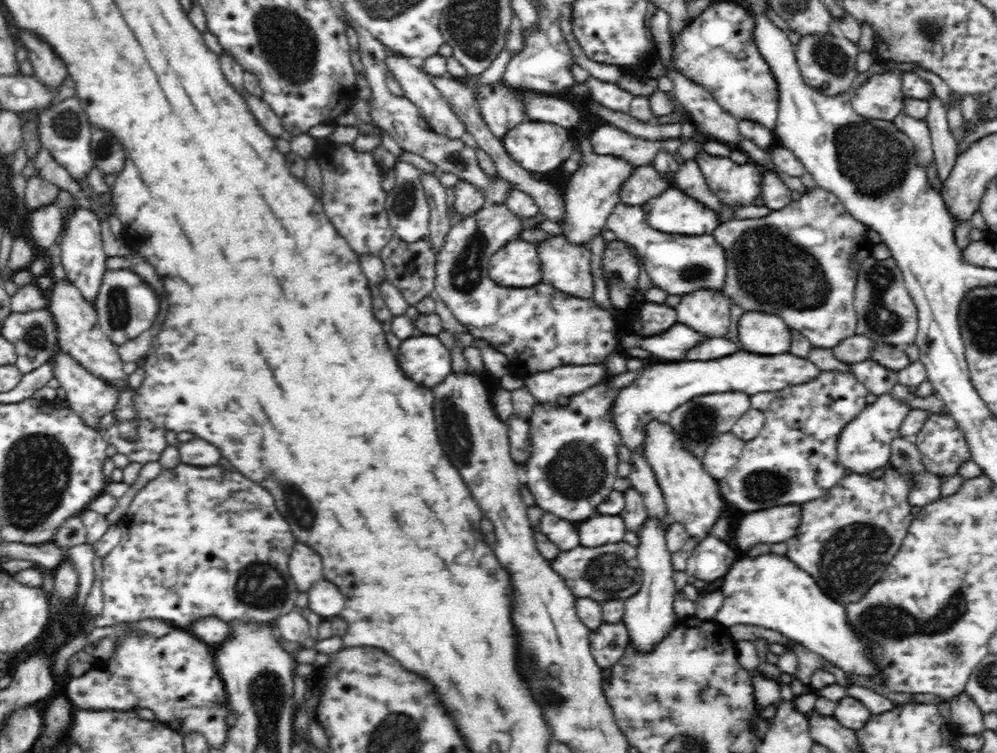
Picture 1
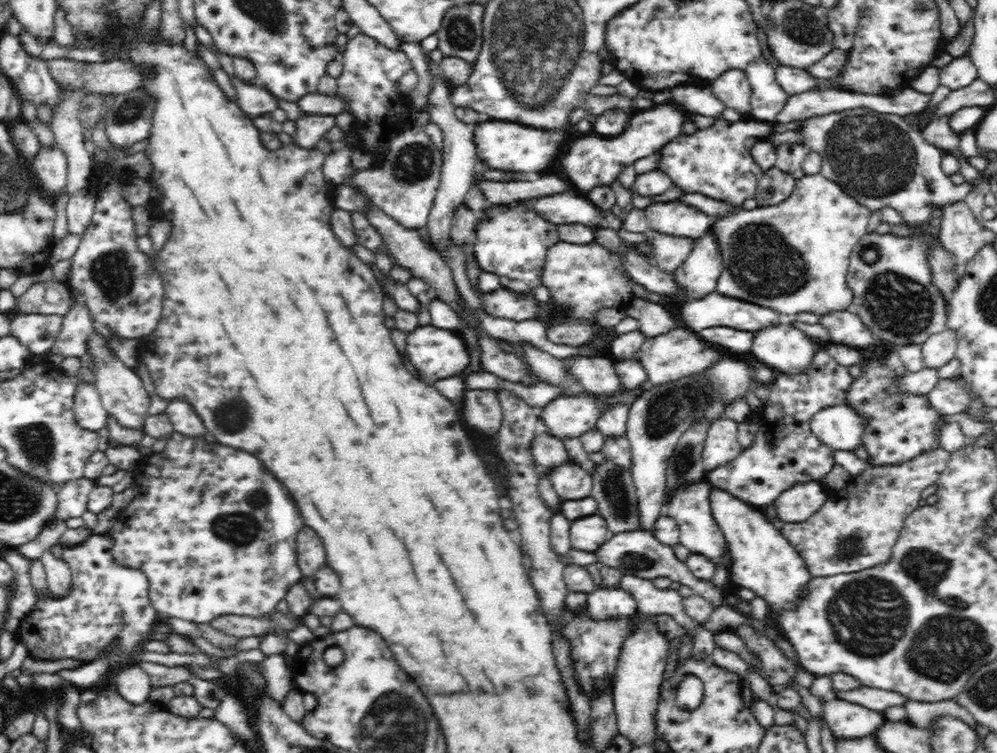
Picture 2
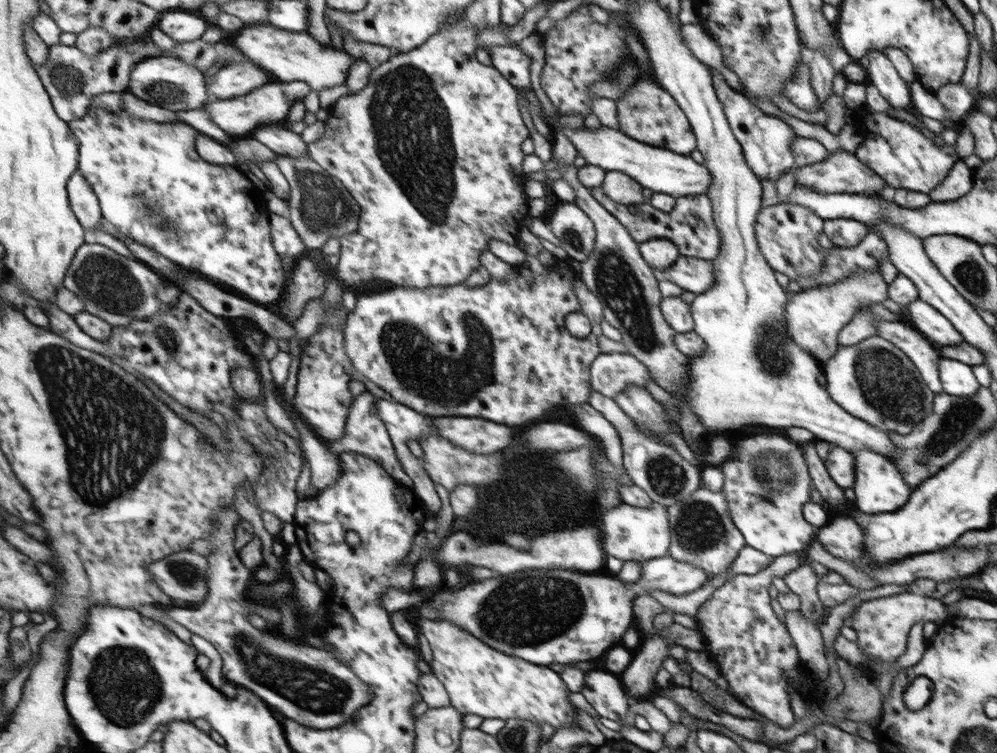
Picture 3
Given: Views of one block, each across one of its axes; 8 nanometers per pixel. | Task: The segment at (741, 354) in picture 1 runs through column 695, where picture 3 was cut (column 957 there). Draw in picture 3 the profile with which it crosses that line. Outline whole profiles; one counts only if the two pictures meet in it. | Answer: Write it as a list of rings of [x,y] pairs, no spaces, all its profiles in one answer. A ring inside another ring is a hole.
[[[942,358],[939,362],[939,378],[943,383],[943,393],[958,398],[972,398],[981,387],[972,373],[972,366],[959,360]]]

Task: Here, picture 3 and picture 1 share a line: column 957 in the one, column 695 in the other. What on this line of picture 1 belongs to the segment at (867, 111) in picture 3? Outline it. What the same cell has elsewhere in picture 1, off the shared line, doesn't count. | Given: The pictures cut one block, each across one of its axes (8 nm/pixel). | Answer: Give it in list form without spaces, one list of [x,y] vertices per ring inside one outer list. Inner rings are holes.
[[[701,148],[693,158],[698,163],[706,184],[723,205],[732,207],[752,204],[763,191],[765,166],[747,162],[737,164],[730,157],[711,155]]]

